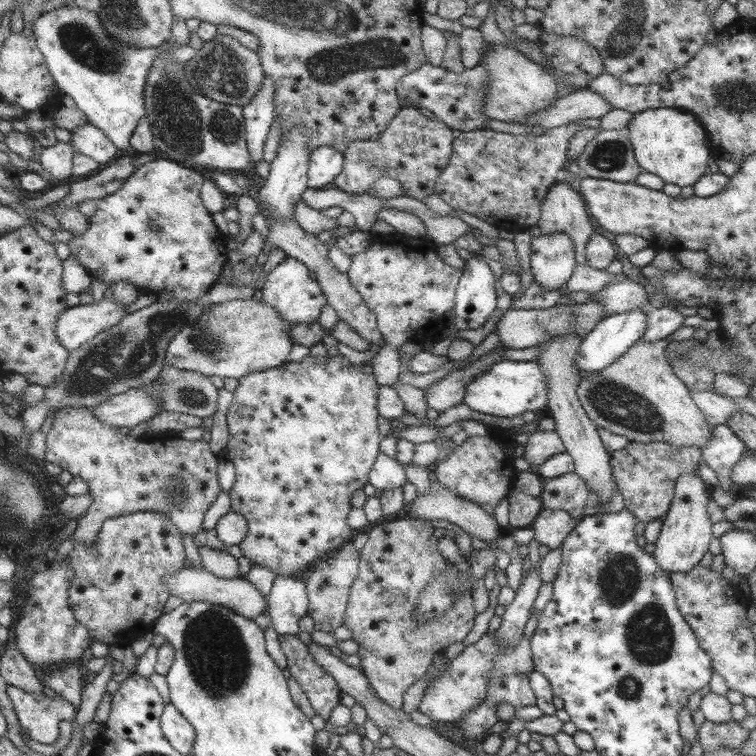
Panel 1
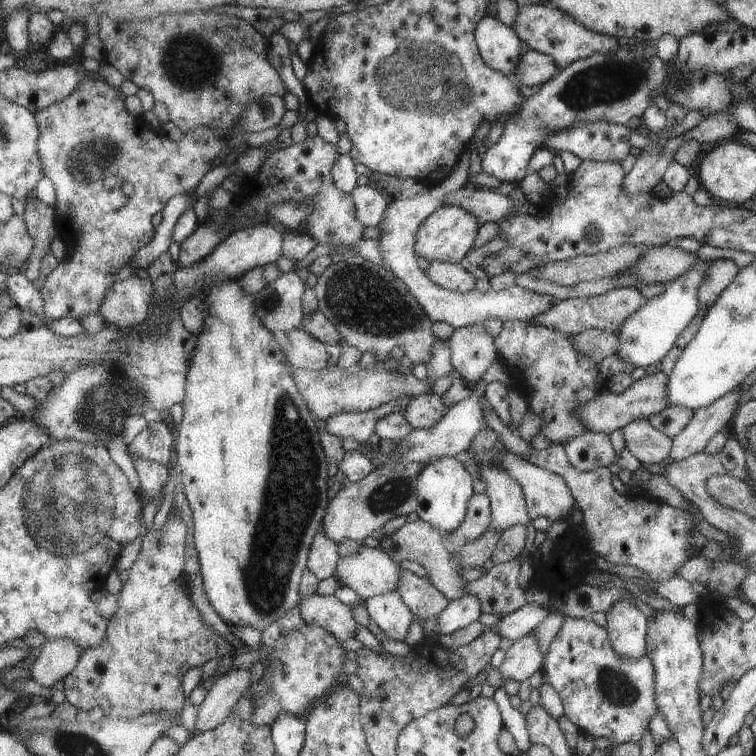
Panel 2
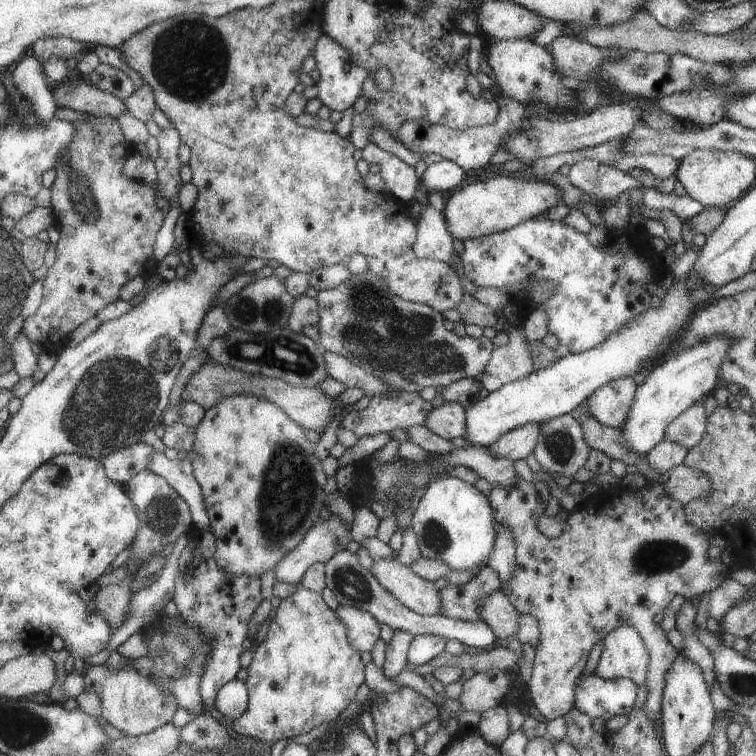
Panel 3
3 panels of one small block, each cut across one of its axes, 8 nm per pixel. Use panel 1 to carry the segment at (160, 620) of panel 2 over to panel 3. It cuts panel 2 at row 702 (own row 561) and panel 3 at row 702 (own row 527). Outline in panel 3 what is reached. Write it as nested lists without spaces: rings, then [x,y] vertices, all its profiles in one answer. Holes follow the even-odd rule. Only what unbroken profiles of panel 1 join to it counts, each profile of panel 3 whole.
[[[101,664],[85,665],[82,671],[83,690],[93,692],[101,699],[100,716],[125,736],[143,735],[163,726],[172,720],[178,709],[177,702],[171,694],[161,692],[151,675],[141,674],[135,668],[109,670],[105,664]]]

